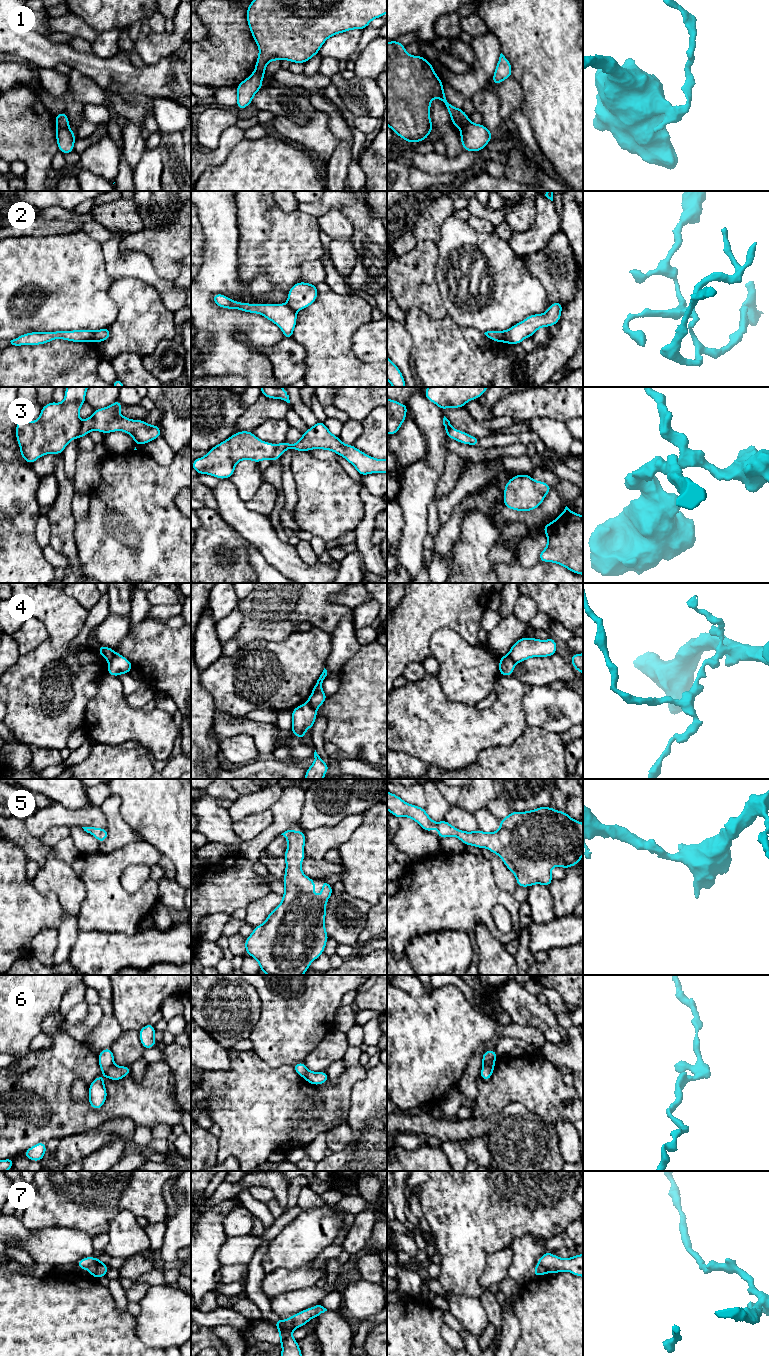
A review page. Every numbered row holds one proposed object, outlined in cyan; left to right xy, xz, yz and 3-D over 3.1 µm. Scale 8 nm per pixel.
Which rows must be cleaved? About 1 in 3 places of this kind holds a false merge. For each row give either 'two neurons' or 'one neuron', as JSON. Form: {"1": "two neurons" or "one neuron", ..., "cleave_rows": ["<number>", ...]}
{"1": "two neurons", "2": "two neurons", "3": "two neurons", "4": "two neurons", "5": "one neuron", "6": "two neurons", "7": "two neurons", "cleave_rows": ["1", "2", "3", "4", "6", "7"]}

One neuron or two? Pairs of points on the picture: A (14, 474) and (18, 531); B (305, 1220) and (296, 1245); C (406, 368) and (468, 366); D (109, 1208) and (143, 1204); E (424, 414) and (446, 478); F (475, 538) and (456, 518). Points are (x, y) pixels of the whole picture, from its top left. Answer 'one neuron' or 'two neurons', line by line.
A: one neuron
B: one neuron
C: two neurons
D: one neuron
E: two neurons
F: two neurons

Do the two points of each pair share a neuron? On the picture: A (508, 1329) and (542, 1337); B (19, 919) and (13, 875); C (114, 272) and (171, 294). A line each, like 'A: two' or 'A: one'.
A: two
B: one
C: one

